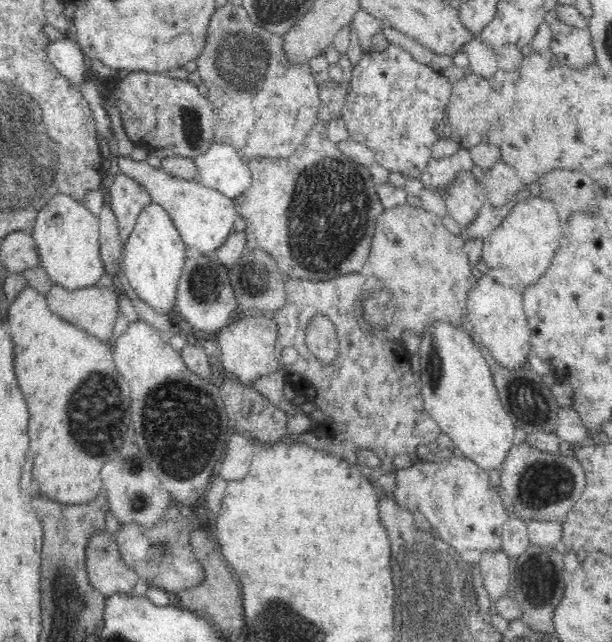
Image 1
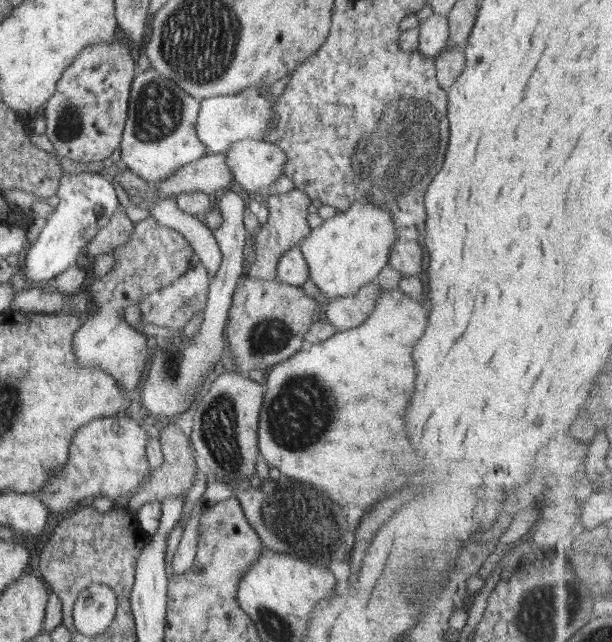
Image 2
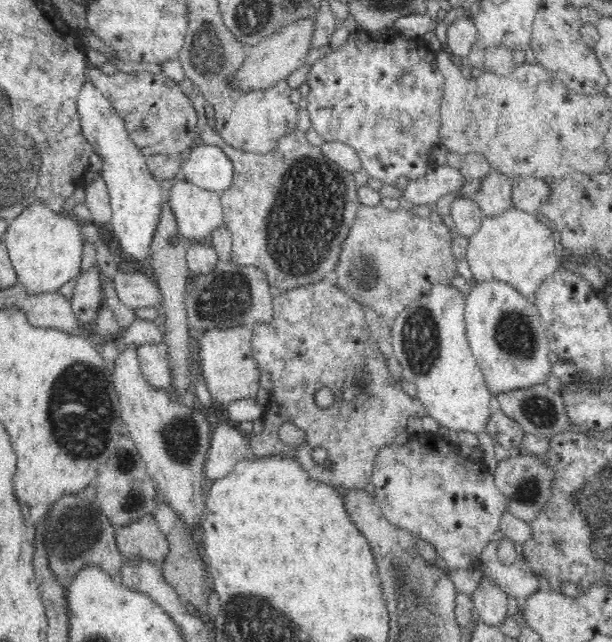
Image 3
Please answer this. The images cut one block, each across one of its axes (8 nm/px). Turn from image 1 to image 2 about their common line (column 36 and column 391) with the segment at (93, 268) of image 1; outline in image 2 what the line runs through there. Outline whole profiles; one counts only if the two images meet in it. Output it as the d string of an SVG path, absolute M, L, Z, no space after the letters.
M356 201L348 210L338 210L334 217L324 219L320 227L312 228L311 233L299 245L310 271L310 279L322 290L321 294L327 294L328 298L353 295L364 285L378 280L378 274L389 262L392 245L398 237L397 231L393 216L378 208L378 205Z

